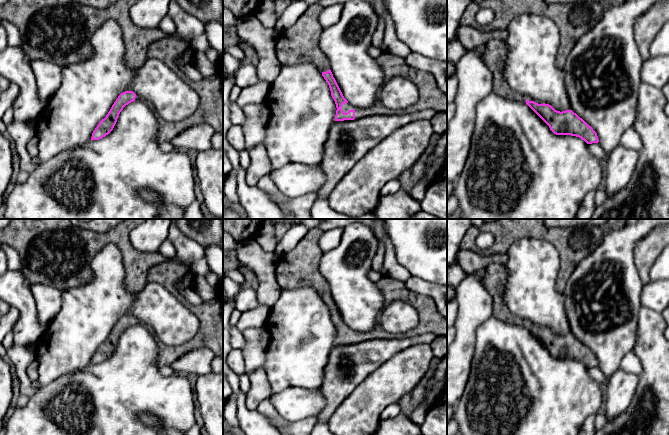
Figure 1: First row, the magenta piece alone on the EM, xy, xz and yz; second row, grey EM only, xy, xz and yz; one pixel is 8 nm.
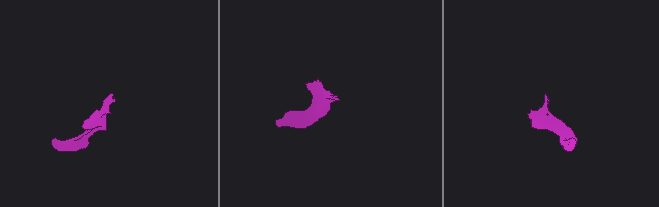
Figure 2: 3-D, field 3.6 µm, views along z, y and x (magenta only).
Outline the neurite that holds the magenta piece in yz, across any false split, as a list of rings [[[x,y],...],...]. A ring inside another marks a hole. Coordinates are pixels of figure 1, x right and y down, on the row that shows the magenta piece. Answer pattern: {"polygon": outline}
{"polygon": [[[492,39],[485,44],[483,61],[493,74],[492,91],[506,99],[526,103],[556,135],[571,135],[587,144],[598,143],[597,133],[572,110],[557,111],[551,105],[535,101],[513,91],[505,80],[504,63],[508,47],[506,41]]]}

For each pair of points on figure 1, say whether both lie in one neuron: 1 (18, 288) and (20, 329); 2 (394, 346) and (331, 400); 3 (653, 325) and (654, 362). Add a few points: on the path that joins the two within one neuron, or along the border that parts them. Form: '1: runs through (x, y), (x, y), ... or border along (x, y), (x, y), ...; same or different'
1: runs through (21, 298), (25, 303), (25, 319); same
2: runs through (378, 356), (347, 384); same
3: runs through (653, 334), (654, 353); same

